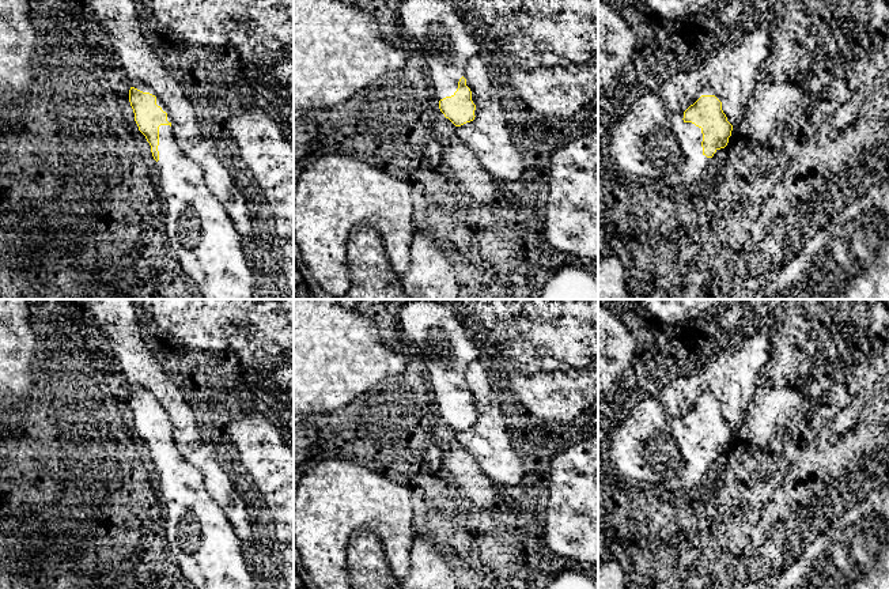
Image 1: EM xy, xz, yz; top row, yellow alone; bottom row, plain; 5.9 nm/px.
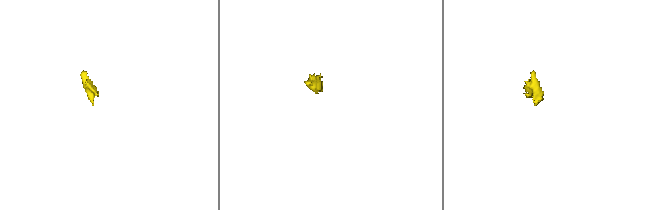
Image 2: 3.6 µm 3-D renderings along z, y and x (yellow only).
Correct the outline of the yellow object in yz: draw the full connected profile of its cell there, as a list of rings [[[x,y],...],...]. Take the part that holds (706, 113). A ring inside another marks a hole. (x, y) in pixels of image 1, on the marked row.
[[[701,95],[684,112],[682,120],[701,129],[692,136],[701,141],[701,156],[712,158],[718,150],[725,148],[731,140],[733,125],[727,121],[722,102],[715,95]]]

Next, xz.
[[[462,76],[458,88],[451,97],[439,101],[439,109],[455,127],[474,120],[476,105],[472,101],[472,91]]]

